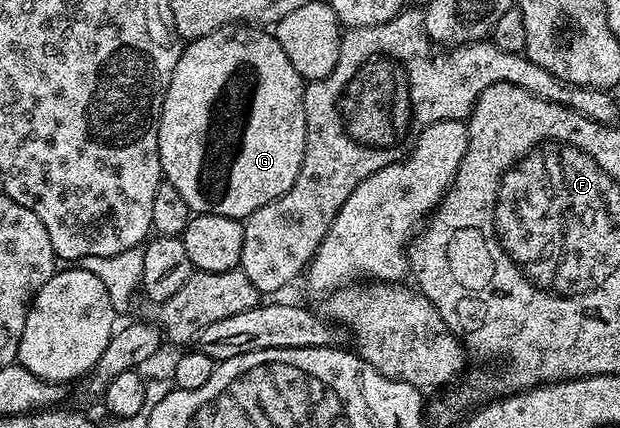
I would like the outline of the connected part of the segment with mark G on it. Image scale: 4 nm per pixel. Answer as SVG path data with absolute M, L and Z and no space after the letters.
M232 24L182 47L159 117L163 177L189 204L192 215L212 214L246 220L257 208L276 202L297 180L305 156L305 80L293 68L274 33L255 24Z

